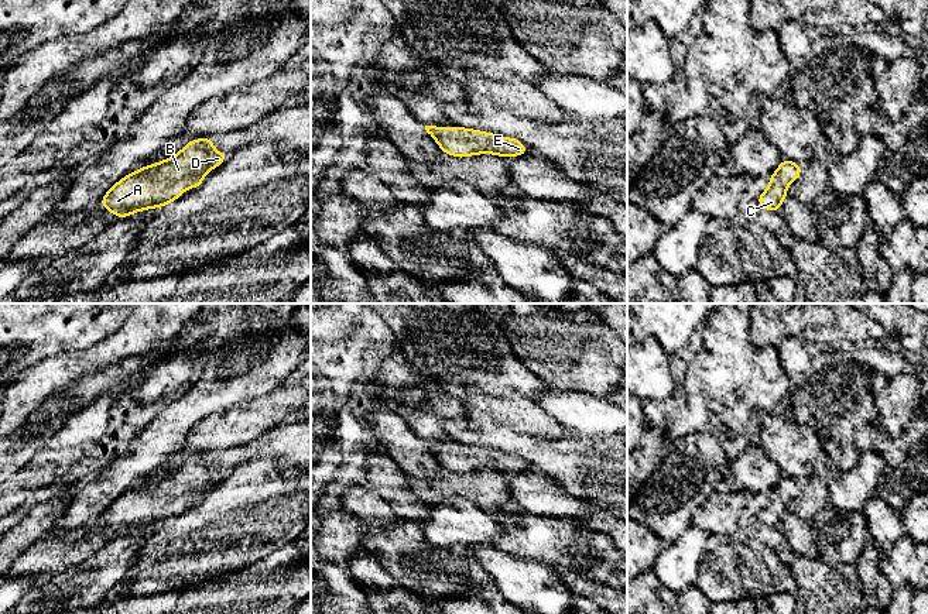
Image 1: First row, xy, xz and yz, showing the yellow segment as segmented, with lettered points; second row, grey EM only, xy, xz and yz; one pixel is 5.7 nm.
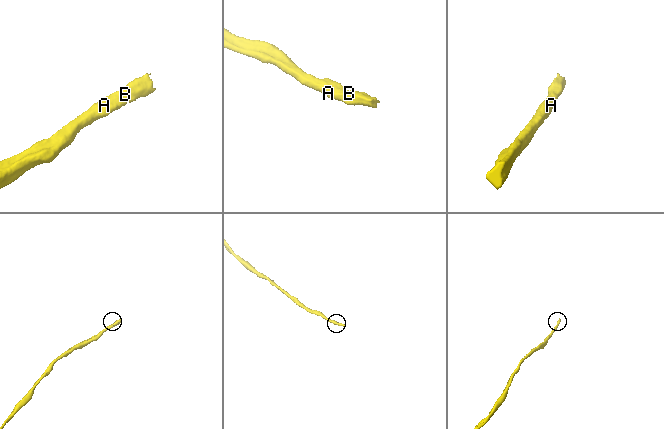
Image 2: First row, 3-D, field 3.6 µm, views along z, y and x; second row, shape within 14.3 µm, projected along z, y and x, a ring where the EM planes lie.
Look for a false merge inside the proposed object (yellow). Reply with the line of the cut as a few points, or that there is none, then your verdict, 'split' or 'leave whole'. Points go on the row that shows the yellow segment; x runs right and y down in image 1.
no cut | leave whole

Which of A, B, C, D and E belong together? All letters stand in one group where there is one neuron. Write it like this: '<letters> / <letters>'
A B C D E

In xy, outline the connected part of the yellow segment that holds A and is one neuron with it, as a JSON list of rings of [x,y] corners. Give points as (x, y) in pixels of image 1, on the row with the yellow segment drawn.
[[[216,138],[192,140],[172,157],[126,175],[102,196],[100,205],[124,219],[179,199],[185,189],[201,186],[205,175],[229,157],[227,152],[212,148],[215,141]]]

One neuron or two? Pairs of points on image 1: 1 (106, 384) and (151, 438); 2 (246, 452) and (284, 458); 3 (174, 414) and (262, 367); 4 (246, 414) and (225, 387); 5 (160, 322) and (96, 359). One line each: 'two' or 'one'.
1: two
2: one
3: one
4: two
5: one

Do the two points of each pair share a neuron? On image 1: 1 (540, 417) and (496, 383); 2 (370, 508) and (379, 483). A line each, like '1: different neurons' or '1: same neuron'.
1: different neurons
2: different neurons

